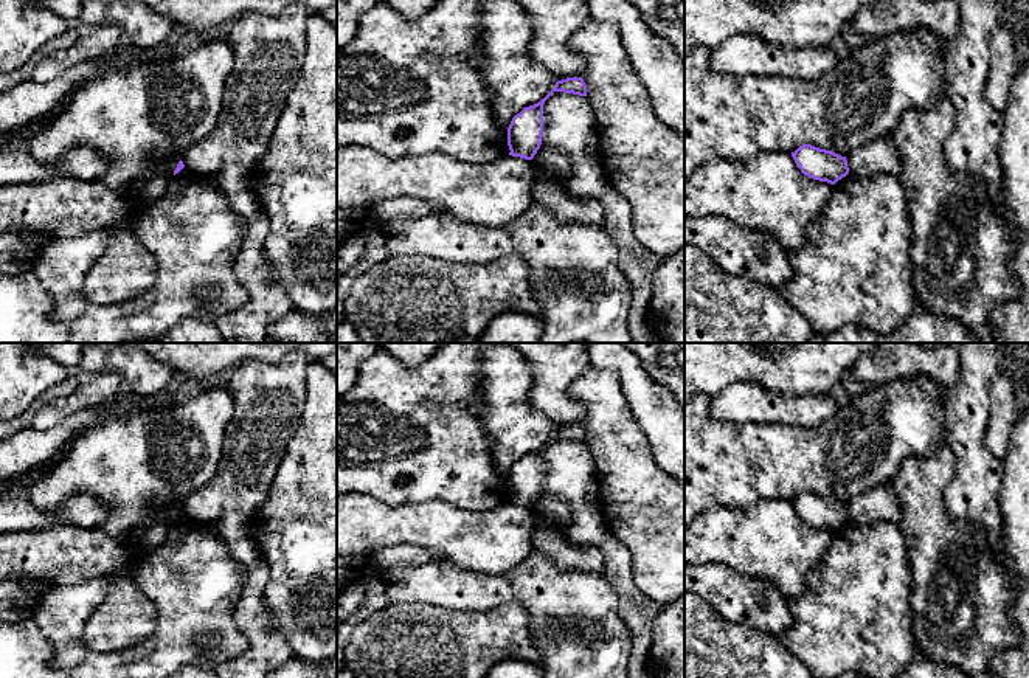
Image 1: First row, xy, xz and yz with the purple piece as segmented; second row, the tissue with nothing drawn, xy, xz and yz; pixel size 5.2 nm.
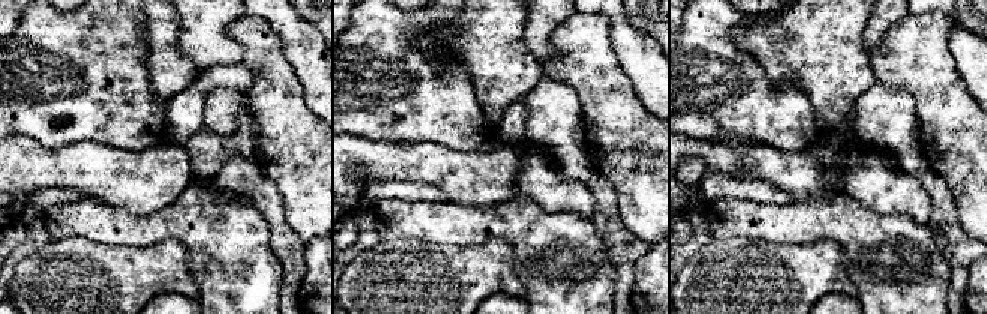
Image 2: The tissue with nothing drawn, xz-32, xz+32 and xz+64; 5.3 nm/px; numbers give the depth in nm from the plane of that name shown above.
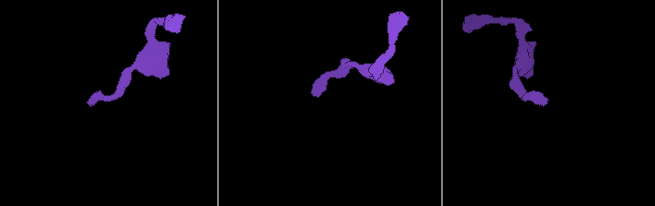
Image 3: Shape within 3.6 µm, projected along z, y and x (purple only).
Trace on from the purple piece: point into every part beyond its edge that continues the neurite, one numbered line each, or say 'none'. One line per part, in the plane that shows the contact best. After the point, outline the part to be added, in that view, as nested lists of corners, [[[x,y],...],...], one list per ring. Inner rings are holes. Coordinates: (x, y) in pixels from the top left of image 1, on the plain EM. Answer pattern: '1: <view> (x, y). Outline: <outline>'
none

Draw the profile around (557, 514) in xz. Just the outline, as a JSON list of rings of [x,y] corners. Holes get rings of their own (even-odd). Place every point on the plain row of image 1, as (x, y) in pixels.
[[[540,495],[532,509],[553,531],[566,532],[571,524],[573,507],[562,500]]]

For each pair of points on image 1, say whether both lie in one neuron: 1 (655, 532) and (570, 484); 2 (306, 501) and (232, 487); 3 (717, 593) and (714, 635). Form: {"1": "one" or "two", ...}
{"1": "two", "2": "two", "3": "two"}

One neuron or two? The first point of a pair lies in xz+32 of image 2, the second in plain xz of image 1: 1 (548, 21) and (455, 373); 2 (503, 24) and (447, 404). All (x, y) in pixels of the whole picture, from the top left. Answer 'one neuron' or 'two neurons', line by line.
1: one neuron
2: two neurons

